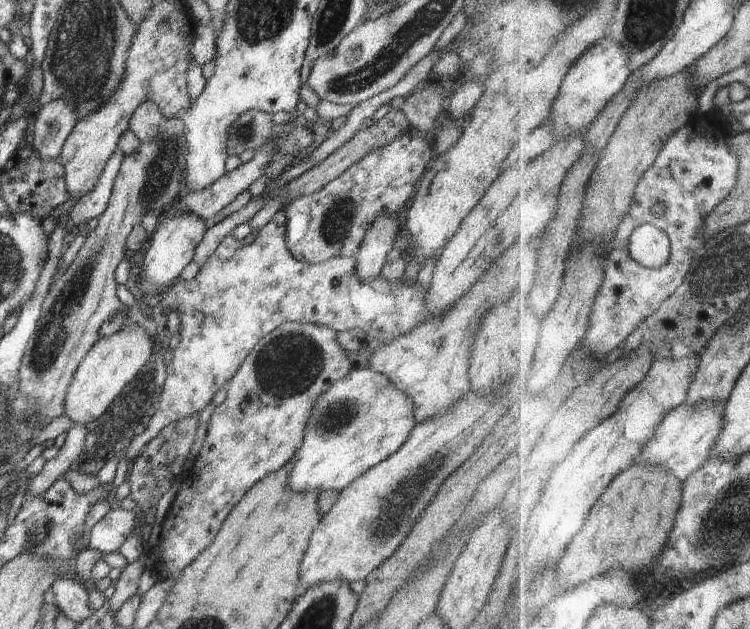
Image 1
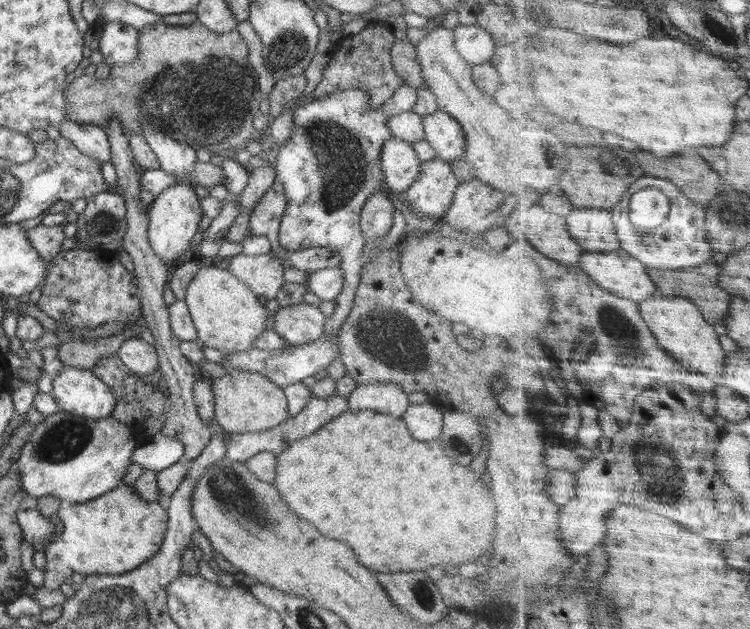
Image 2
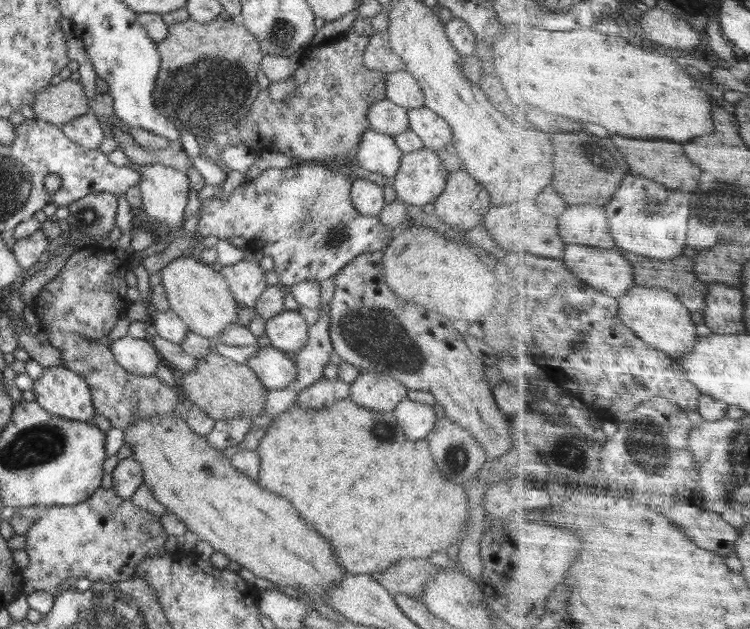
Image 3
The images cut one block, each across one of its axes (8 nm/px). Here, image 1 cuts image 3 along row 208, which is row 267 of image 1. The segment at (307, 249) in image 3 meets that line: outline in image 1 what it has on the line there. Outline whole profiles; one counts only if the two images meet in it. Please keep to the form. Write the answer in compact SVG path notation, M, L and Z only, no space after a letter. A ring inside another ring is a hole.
M280 209L259 230L252 244L239 248L230 259L220 259L215 254L212 255L192 280L177 281L161 293L159 311L166 316L170 310L178 314L181 340L173 350L171 362L166 363L166 379L157 401L156 412L150 417L144 432L136 435L124 451L124 457L129 464L136 460L142 449L156 438L163 428L199 414L211 404L215 394L236 374L254 345L282 323L290 321L314 323L329 326L337 333L344 330L363 330L365 348L376 351L384 343L410 332L430 317L429 292L420 283L408 284L401 279L386 280L380 275L371 279L361 279L357 275L353 257L334 257L315 265L300 262L290 254L286 246L286 231L285 211Z

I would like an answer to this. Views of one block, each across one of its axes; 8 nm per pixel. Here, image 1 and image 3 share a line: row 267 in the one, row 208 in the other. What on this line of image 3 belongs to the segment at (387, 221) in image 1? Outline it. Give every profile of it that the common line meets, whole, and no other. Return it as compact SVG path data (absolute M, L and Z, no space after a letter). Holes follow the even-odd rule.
M359 177L353 178L351 201L360 214L372 218L379 218L385 205L383 189L373 181Z

